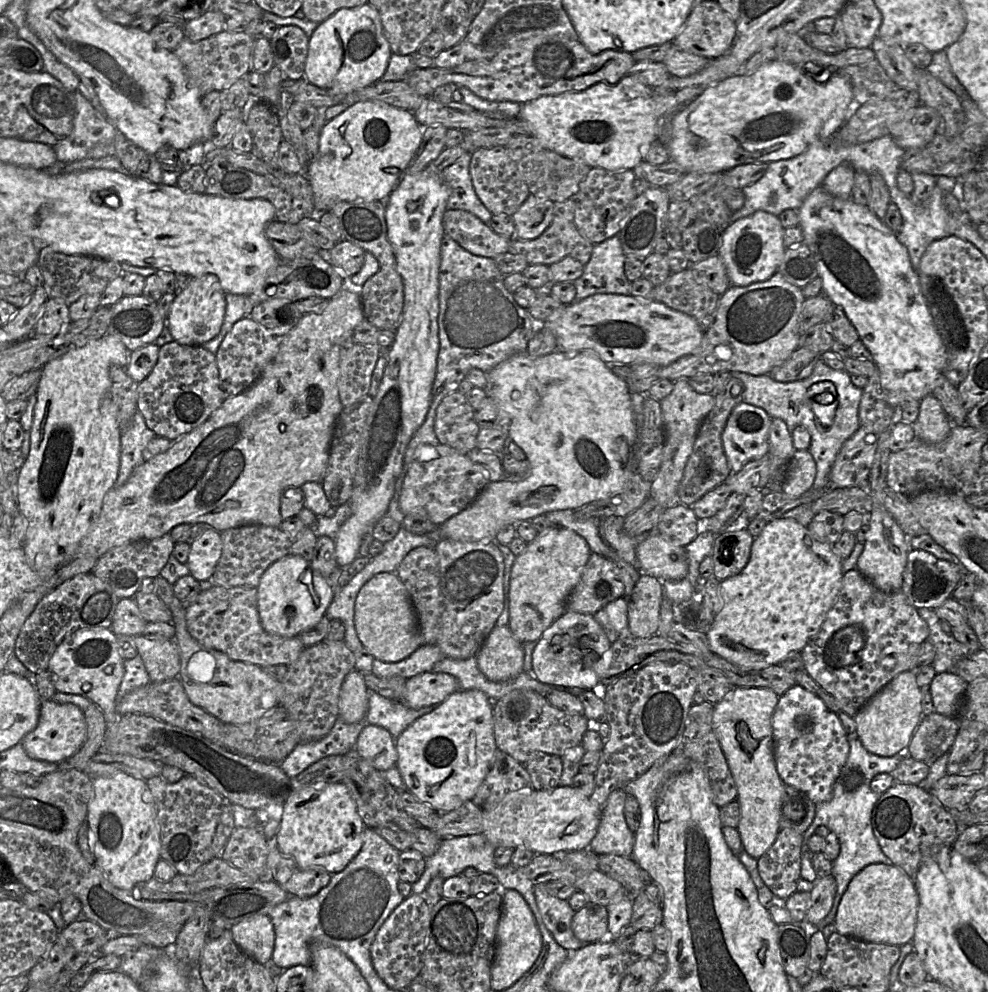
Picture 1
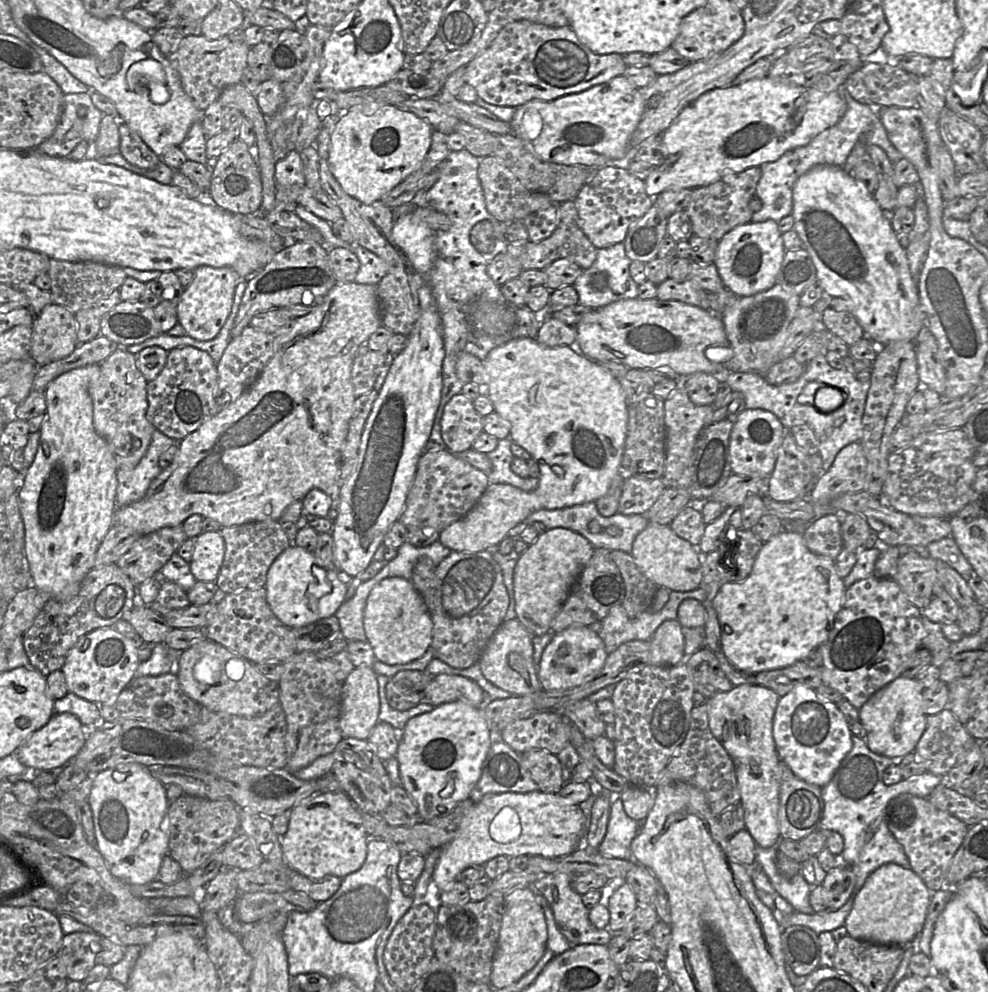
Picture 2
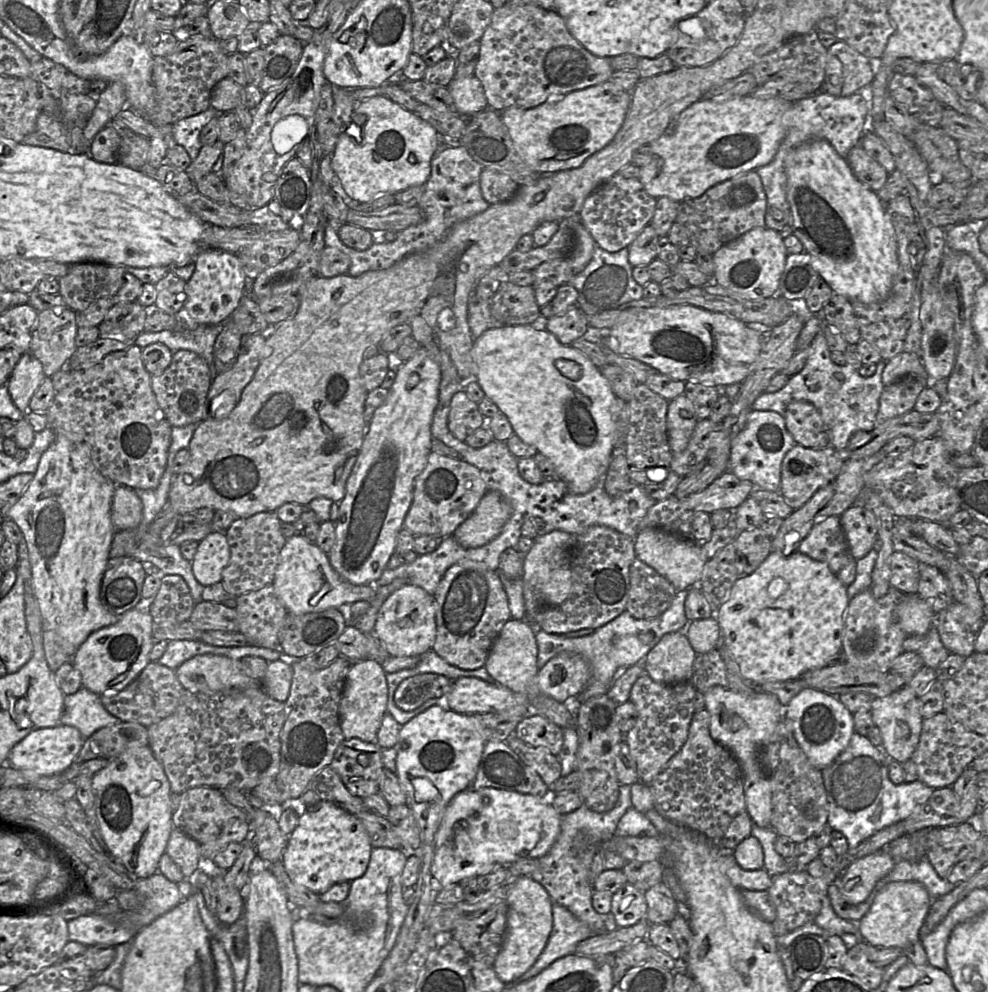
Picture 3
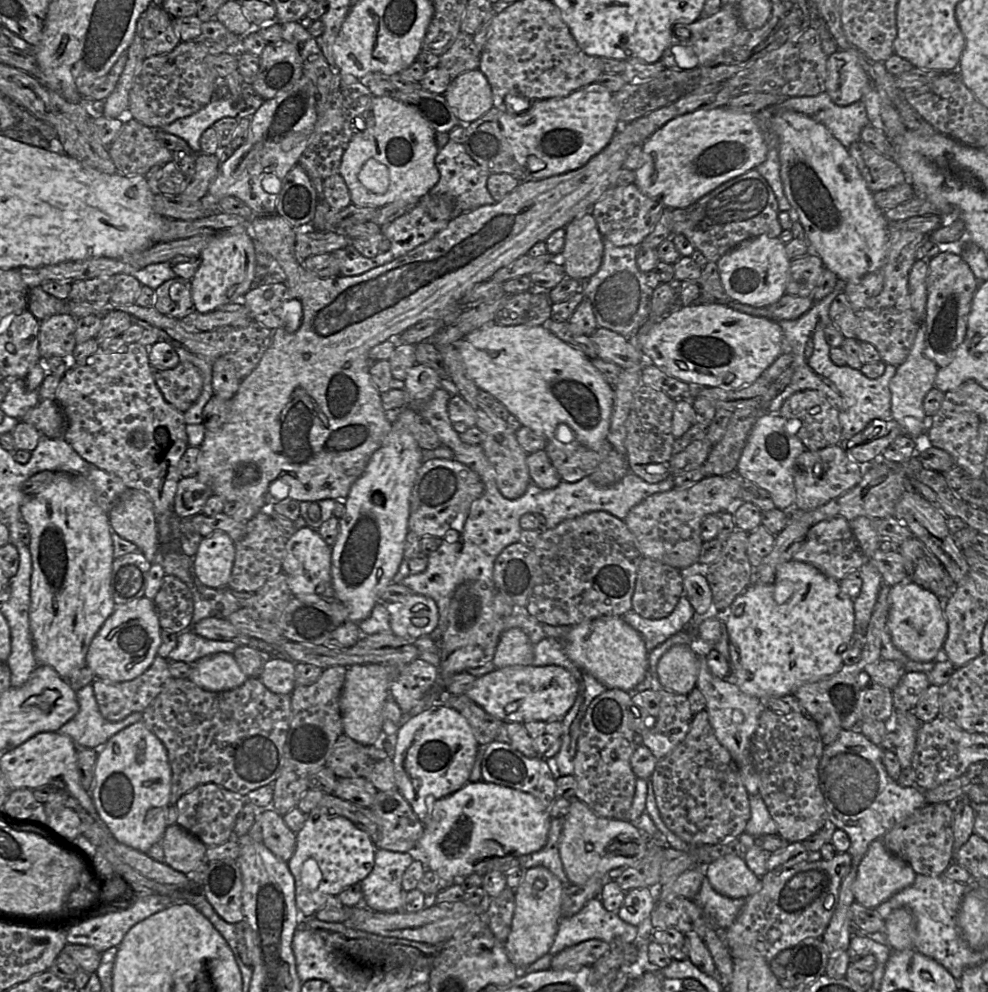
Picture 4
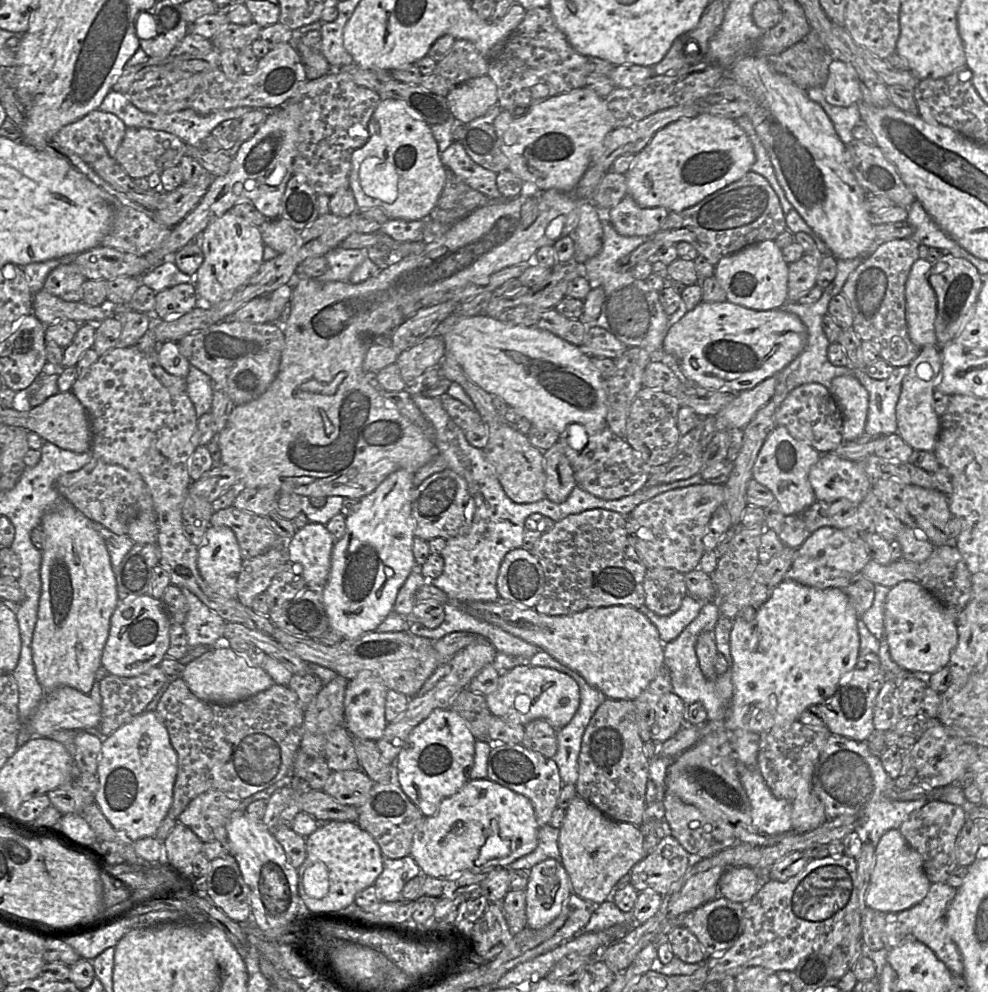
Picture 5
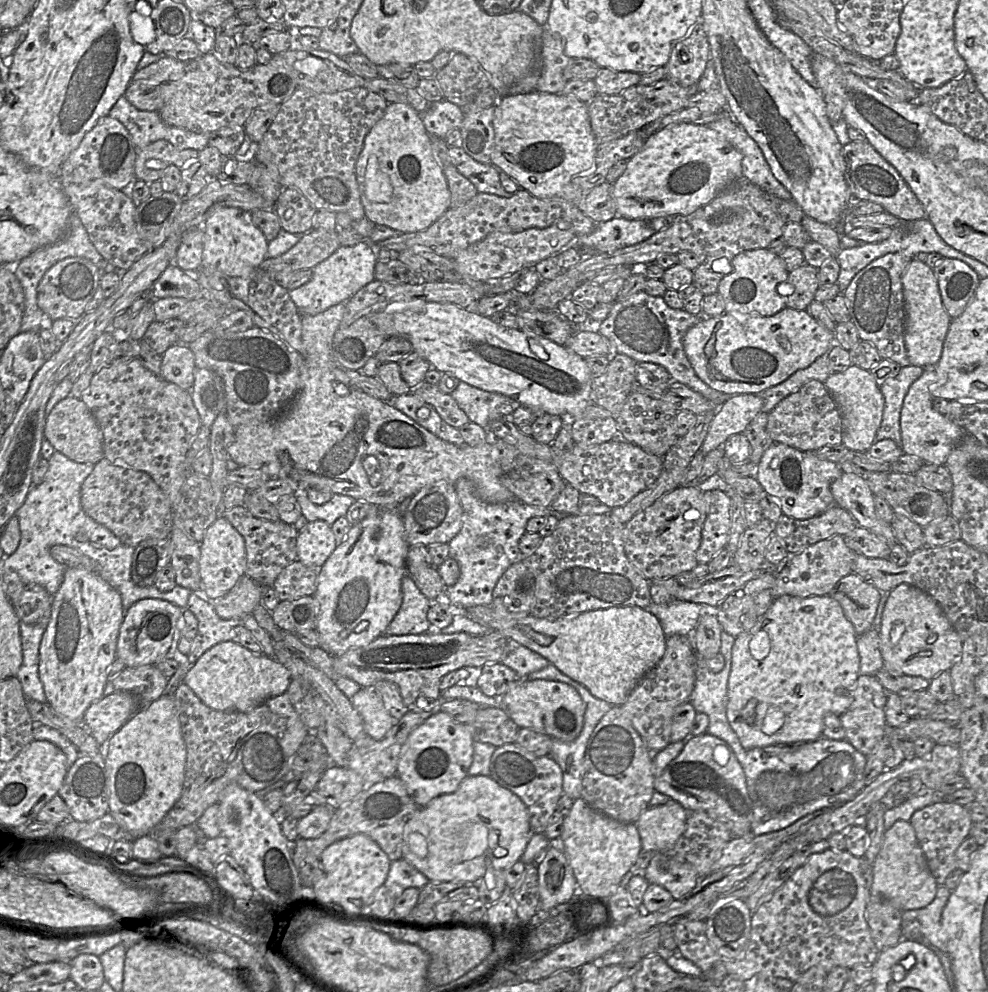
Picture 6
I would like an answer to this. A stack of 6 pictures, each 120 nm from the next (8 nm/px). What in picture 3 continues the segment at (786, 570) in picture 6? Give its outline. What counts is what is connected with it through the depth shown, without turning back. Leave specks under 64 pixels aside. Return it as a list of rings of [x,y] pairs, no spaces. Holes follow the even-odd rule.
[[[828,516],[815,523],[797,551],[825,563],[834,574],[852,558],[839,516]]]

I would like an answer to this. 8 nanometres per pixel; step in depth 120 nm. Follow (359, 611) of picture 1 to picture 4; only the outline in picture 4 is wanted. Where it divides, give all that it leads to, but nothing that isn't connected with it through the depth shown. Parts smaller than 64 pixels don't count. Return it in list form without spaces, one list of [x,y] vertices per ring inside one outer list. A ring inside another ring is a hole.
[[[412,593],[399,602],[386,602],[390,615],[390,631],[404,639],[429,635],[438,624],[439,612],[435,601]]]

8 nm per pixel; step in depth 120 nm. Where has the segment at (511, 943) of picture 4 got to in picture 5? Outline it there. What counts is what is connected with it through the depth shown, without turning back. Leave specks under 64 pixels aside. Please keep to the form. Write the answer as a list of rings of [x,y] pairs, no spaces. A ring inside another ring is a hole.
[[[549,858],[534,865],[525,889],[527,927],[539,929],[552,922],[571,893],[568,874],[560,861]]]

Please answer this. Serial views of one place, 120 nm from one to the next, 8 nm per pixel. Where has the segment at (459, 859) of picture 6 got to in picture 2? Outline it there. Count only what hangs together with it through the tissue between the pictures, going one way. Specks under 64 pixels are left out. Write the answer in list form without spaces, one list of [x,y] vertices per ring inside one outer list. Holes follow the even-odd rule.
[[[539,790],[527,793],[504,792],[487,794],[477,803],[469,806],[455,837],[441,849],[434,868],[432,881],[440,890],[449,887],[462,871],[470,867],[483,867],[489,860],[500,855],[509,858],[517,856],[542,856],[553,858],[572,853],[583,847],[587,830],[587,818],[579,805],[568,802],[560,794]]]

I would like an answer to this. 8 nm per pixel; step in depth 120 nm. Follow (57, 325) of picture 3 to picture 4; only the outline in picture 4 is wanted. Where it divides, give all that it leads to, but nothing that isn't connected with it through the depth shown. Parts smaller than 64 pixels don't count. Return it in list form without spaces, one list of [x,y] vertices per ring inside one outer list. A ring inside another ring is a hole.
[[[70,314],[52,315],[39,326],[39,353],[41,360],[53,356],[69,359],[76,345],[76,318]]]

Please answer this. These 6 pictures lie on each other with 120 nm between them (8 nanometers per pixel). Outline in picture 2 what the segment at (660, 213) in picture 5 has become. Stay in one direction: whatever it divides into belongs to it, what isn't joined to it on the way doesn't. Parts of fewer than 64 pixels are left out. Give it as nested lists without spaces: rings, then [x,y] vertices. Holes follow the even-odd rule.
[[[619,163],[593,171],[574,201],[580,228],[591,243],[600,249],[624,242],[630,224],[645,215],[654,204],[654,198],[647,195],[645,182],[633,176],[628,171],[626,163]]]

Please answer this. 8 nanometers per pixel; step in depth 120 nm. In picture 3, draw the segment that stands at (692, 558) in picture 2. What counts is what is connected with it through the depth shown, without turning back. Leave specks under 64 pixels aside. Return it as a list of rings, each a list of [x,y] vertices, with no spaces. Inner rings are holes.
[[[659,528],[640,530],[634,538],[636,558],[656,570],[666,578],[676,589],[688,590],[700,582],[702,570],[707,559],[700,543],[690,538],[682,538]]]

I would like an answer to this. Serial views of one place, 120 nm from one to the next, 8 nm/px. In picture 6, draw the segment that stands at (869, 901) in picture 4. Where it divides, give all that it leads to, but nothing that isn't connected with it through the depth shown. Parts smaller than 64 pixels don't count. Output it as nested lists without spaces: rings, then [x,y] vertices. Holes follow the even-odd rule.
[[[898,820],[885,831],[881,848],[871,865],[871,894],[883,897],[902,912],[925,908],[934,900],[939,885],[909,821]]]

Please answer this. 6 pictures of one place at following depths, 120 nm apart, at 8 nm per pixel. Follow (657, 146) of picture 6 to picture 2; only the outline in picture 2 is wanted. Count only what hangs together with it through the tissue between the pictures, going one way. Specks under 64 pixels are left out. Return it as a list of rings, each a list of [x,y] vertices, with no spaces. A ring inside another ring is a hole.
[[[765,77],[702,94],[661,134],[664,163],[645,179],[647,195],[656,197],[665,190],[706,186],[725,175],[774,162],[785,152],[807,145],[845,114],[843,92],[825,93]]]

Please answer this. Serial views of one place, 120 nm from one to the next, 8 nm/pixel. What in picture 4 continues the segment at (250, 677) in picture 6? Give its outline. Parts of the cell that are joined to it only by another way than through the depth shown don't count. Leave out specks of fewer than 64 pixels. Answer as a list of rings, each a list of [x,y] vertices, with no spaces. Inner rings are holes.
[[[217,653],[191,665],[188,680],[202,689],[220,692],[241,686],[248,677],[241,671],[232,654]]]

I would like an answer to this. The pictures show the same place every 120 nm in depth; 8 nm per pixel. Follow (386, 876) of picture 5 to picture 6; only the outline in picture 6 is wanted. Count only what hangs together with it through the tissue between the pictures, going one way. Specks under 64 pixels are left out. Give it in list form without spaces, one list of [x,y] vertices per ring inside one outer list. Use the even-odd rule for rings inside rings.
[[[401,858],[392,861],[383,886],[392,898],[398,898],[407,888],[423,888],[429,880],[409,862]]]

